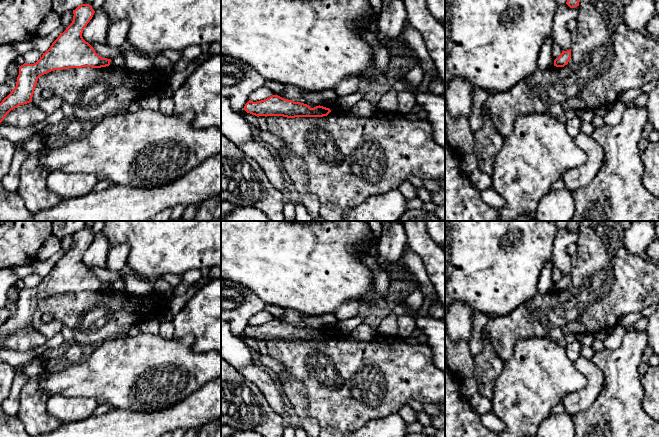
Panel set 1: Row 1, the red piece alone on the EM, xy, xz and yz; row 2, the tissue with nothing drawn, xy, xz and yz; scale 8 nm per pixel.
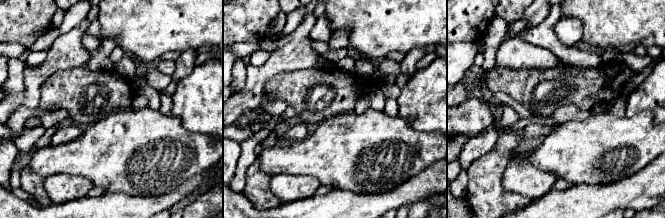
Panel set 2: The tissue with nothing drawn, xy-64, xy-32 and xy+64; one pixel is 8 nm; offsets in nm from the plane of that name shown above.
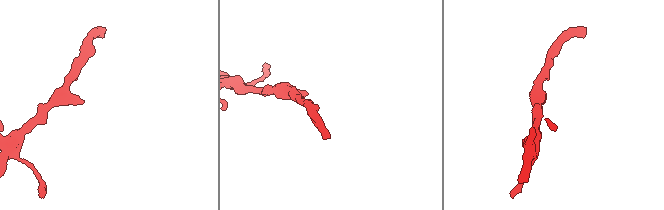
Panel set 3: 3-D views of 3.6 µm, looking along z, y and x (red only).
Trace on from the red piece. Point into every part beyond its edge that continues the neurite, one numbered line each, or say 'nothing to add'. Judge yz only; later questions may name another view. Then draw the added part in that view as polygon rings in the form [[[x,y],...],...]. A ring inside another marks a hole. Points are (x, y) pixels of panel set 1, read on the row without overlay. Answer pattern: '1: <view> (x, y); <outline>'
nothing to add

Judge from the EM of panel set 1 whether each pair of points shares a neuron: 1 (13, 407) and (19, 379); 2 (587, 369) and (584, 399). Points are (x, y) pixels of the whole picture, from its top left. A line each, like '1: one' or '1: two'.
1: one
2: one

